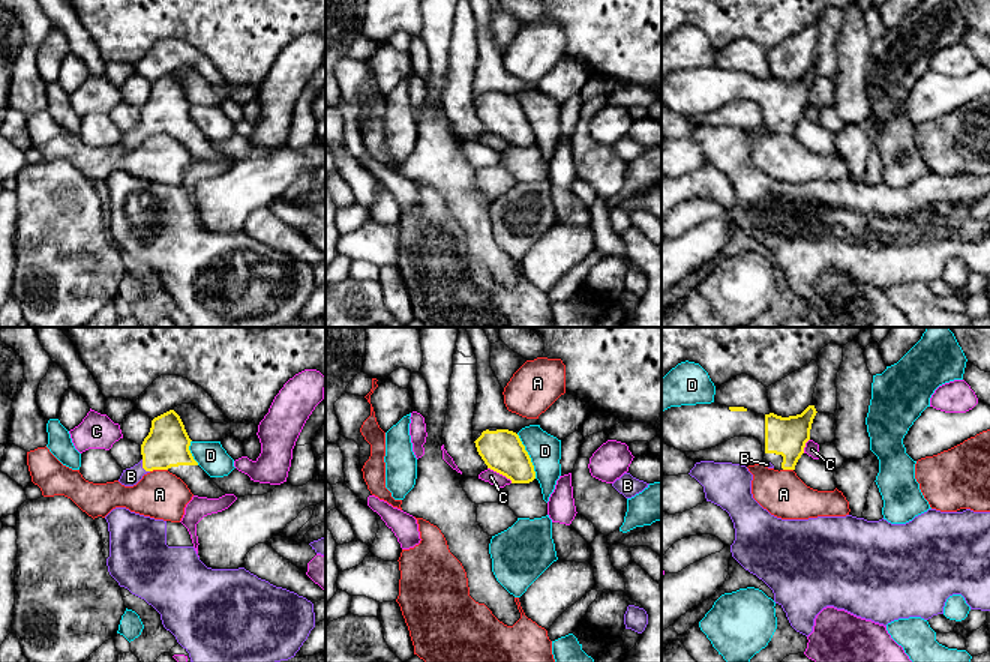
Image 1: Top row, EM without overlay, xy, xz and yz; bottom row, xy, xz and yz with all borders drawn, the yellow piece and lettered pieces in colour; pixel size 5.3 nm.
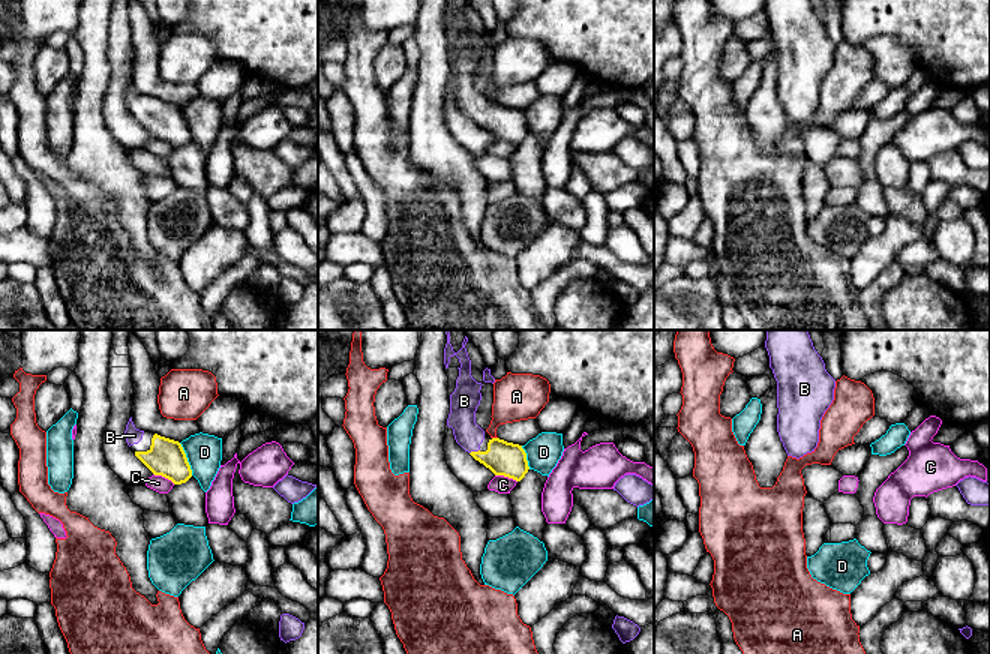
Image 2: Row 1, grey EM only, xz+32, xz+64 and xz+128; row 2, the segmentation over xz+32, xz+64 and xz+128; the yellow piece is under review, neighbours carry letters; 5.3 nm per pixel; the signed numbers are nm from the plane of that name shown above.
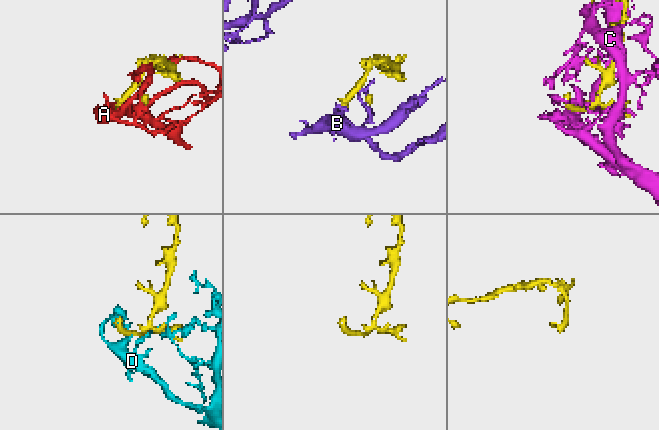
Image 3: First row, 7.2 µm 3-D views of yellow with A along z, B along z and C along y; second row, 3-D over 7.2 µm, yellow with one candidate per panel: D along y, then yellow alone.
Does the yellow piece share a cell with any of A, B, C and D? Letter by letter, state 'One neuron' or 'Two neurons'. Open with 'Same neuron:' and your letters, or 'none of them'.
Same neuron: B
A: Two neurons
B: One neuron
C: Two neurons
D: Two neurons

